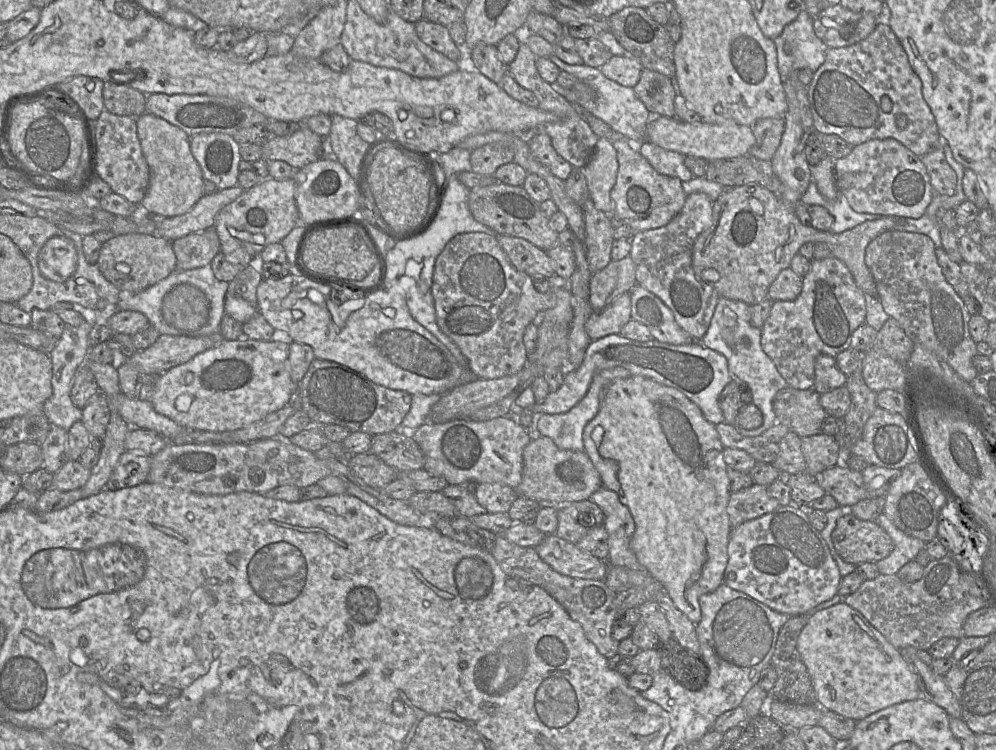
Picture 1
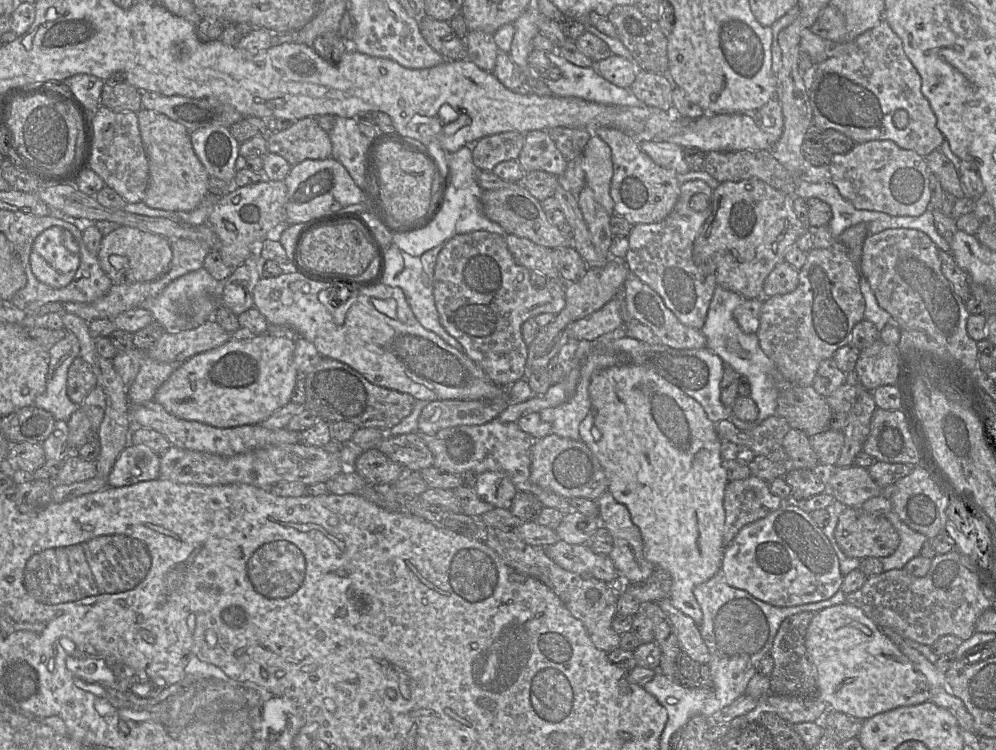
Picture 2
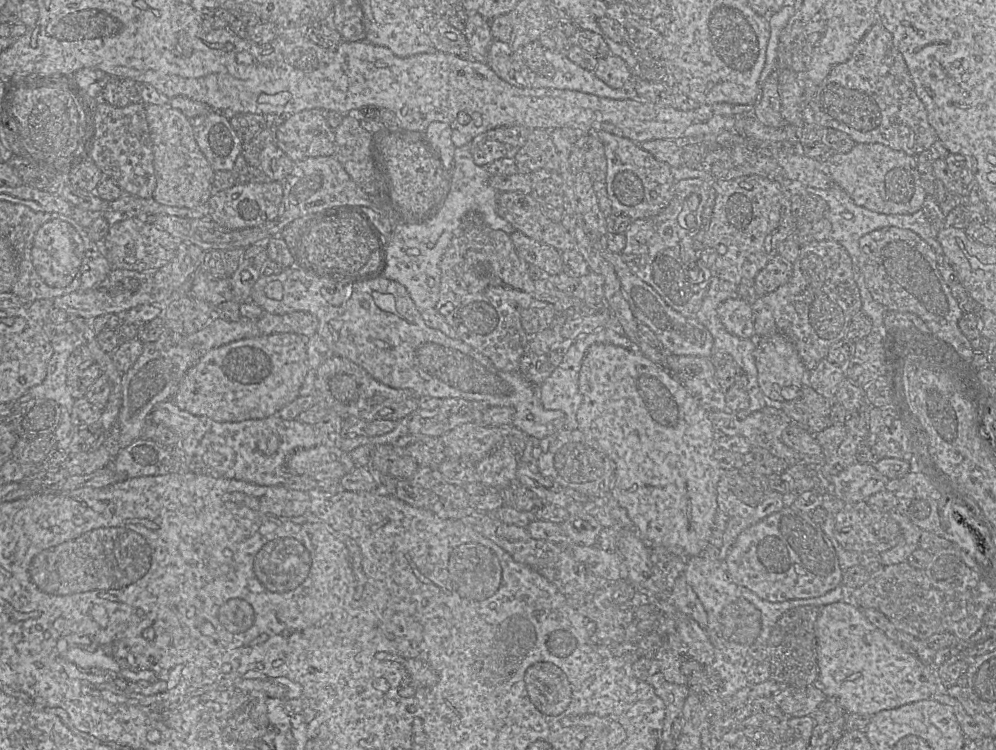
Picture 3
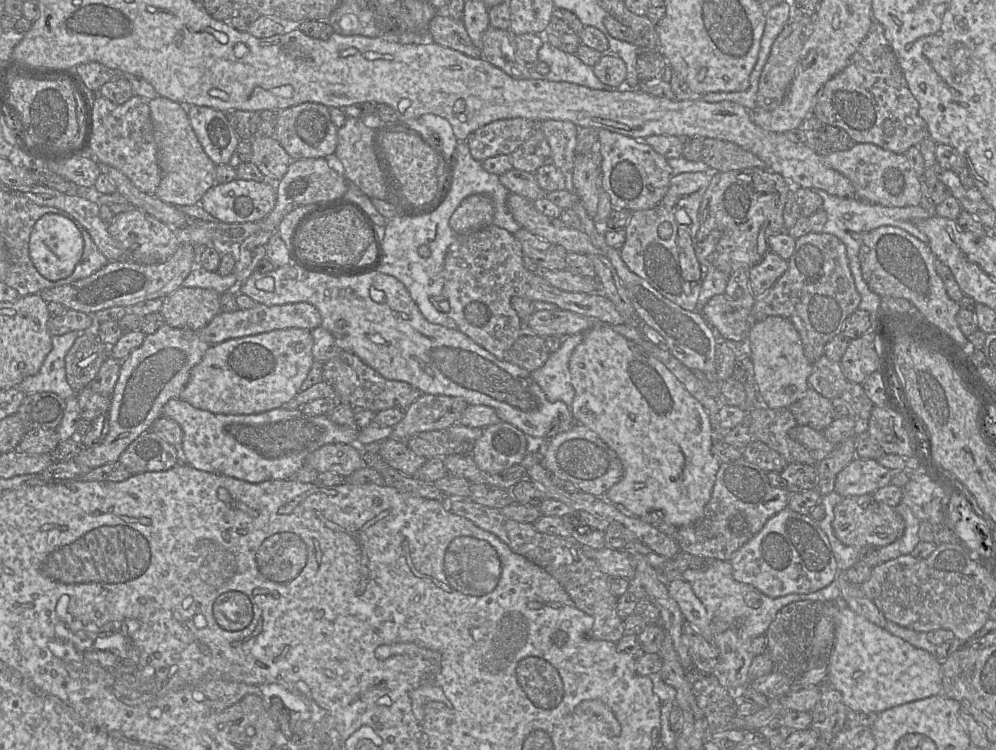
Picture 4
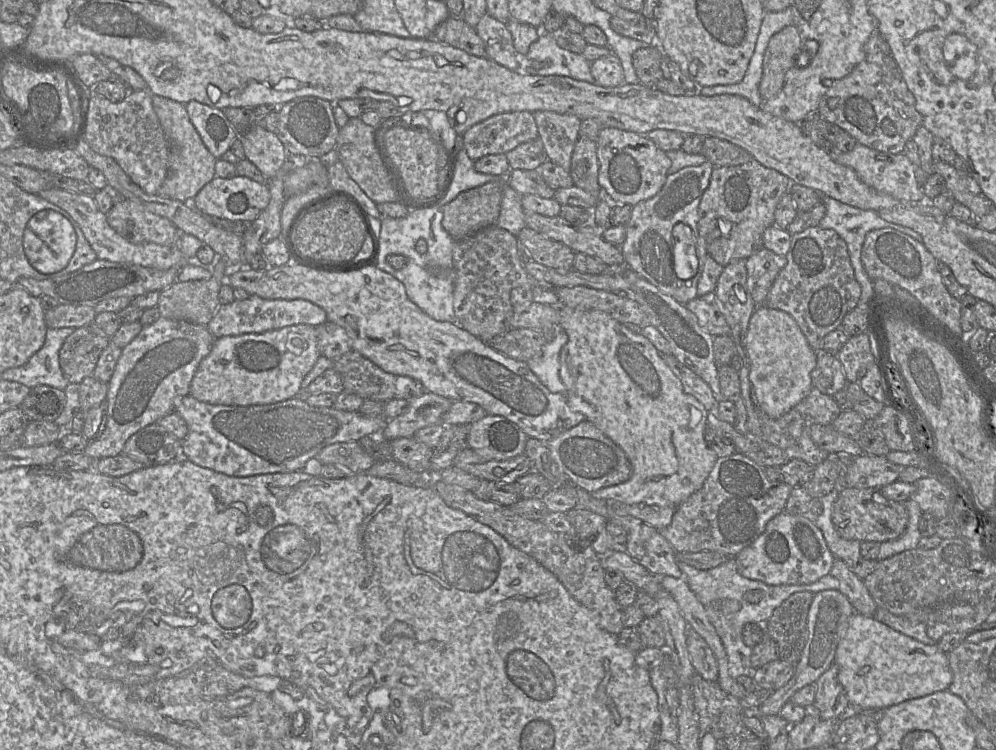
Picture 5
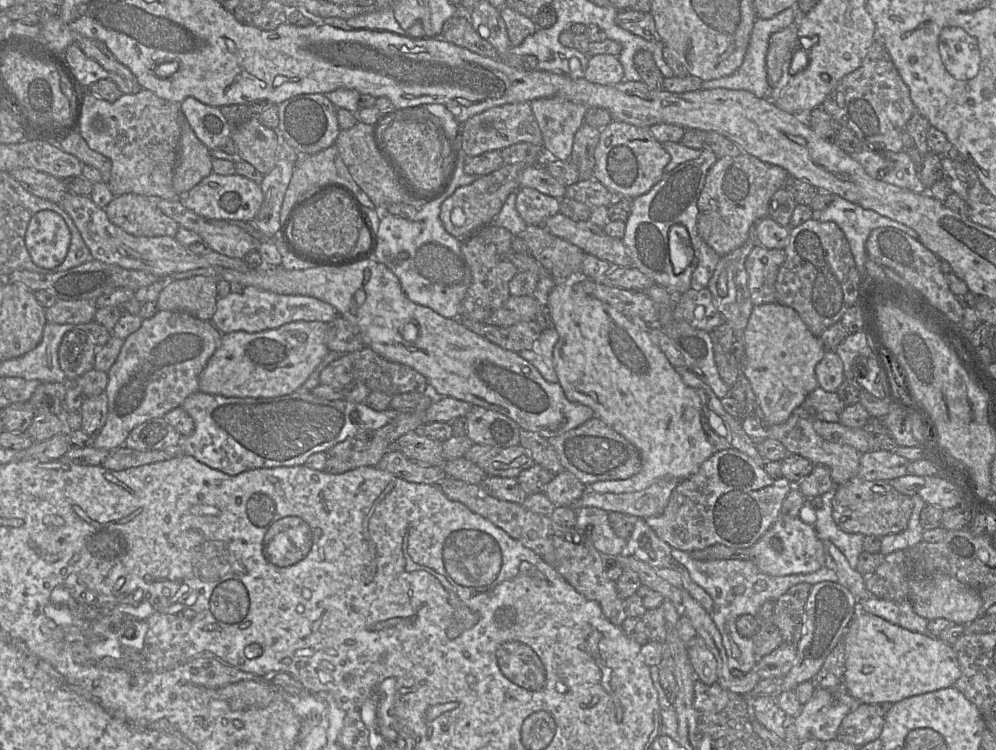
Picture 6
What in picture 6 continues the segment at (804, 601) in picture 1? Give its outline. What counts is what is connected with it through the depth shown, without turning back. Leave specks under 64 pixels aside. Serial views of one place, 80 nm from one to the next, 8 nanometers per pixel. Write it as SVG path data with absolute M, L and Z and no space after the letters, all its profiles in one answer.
M779 517L769 530L751 547L751 561L769 576L809 574L825 567L823 541L813 525L800 517Z

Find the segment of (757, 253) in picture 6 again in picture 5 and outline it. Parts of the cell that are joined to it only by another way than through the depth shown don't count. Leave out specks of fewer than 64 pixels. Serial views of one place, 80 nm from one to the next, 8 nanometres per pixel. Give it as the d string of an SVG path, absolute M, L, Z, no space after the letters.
M764 247L746 259L747 287L756 306L764 305L775 278L786 262L785 256Z

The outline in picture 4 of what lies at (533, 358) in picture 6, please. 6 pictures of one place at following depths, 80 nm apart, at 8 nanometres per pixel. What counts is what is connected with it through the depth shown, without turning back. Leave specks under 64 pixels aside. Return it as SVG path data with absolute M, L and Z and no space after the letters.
M583 334L568 336L558 350L550 353L542 367L531 372L550 402L562 401L570 410L575 390L571 383L569 361L573 350L581 343Z

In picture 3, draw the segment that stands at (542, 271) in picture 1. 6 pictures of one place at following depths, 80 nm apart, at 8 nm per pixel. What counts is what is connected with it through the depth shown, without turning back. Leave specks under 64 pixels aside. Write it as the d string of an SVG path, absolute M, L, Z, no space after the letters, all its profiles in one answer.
M520 231L510 234L517 254L528 264L533 264L547 274L556 275L562 272L561 252L553 246L538 242Z

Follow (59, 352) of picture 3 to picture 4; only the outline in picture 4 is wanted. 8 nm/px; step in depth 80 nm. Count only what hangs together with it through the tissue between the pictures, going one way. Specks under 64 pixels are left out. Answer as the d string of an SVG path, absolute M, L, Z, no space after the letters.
M71 331L51 336L52 349L37 374L25 378L17 387L26 395L36 392L52 392L67 400L77 395L67 382L65 356L82 331Z

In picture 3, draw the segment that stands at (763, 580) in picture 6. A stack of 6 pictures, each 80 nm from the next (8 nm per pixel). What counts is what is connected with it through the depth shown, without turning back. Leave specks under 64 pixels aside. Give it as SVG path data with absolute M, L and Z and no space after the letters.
M698 555L686 559L684 577L701 601L707 616L706 633L714 647L712 669L720 676L722 697L729 698L747 684L747 673L754 665L753 651L768 644L771 631L777 620L789 609L813 605L824 607L847 599L847 591L839 585L826 594L808 599L793 599L784 602L769 602L748 588L735 584L729 576L726 562Z

